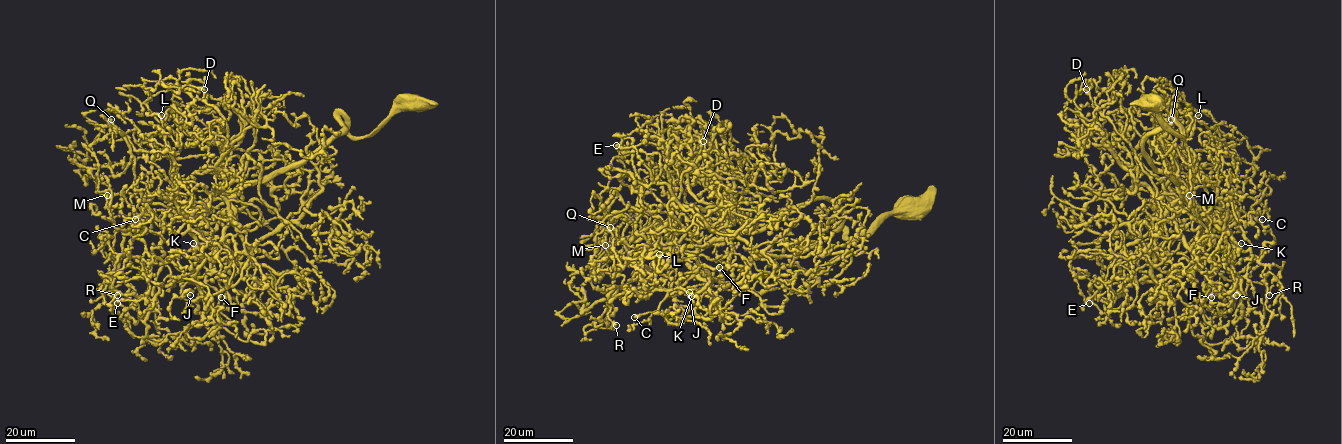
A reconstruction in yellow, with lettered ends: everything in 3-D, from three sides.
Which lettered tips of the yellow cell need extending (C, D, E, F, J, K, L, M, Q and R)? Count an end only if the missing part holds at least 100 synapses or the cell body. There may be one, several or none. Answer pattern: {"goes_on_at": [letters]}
{"goes_on_at": ["F", "K"]}

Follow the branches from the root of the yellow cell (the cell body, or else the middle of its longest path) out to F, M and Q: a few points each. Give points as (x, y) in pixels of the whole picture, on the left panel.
F: (409, 106), (363, 137), (340, 114), (344, 127), (322, 148), (191, 212), (211, 239), (206, 283), (221, 297)
M: (409, 106), (363, 137), (340, 114), (344, 127), (322, 148), (182, 210), (159, 233), (117, 229), (107, 195)
Q: (409, 106), (363, 137), (340, 114), (344, 127), (322, 148), (201, 206), (137, 193), (134, 158), (111, 119)

